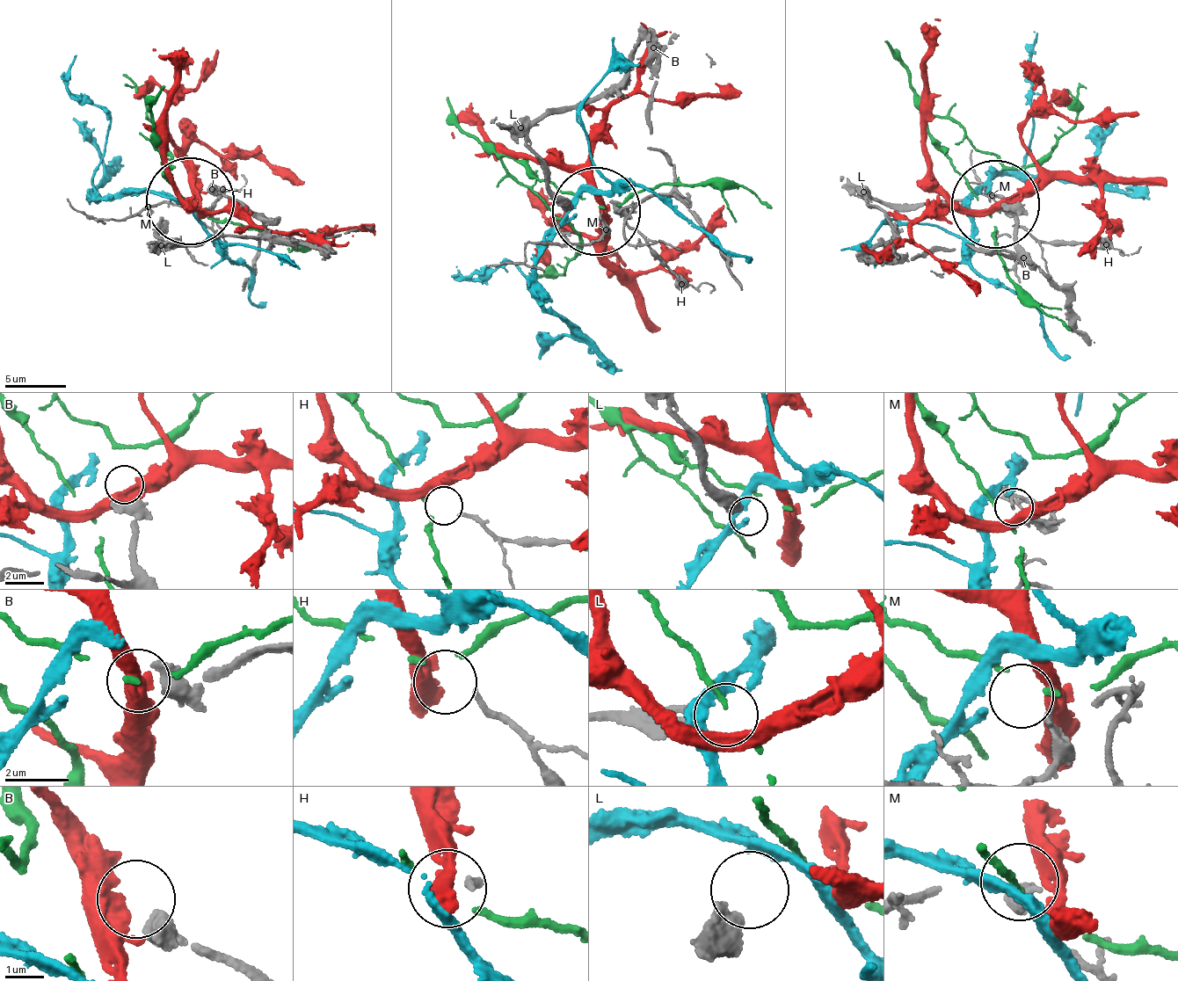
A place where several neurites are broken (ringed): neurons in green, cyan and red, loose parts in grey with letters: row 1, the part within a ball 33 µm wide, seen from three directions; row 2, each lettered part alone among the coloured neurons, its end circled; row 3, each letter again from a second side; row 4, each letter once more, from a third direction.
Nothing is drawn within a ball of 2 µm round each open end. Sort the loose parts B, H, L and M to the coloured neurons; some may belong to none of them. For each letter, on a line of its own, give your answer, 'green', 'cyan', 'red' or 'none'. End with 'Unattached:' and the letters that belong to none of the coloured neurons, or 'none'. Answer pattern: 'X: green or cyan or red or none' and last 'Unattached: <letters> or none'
B: none
H: green
L: none
M: none
Unattached: B, L, M

